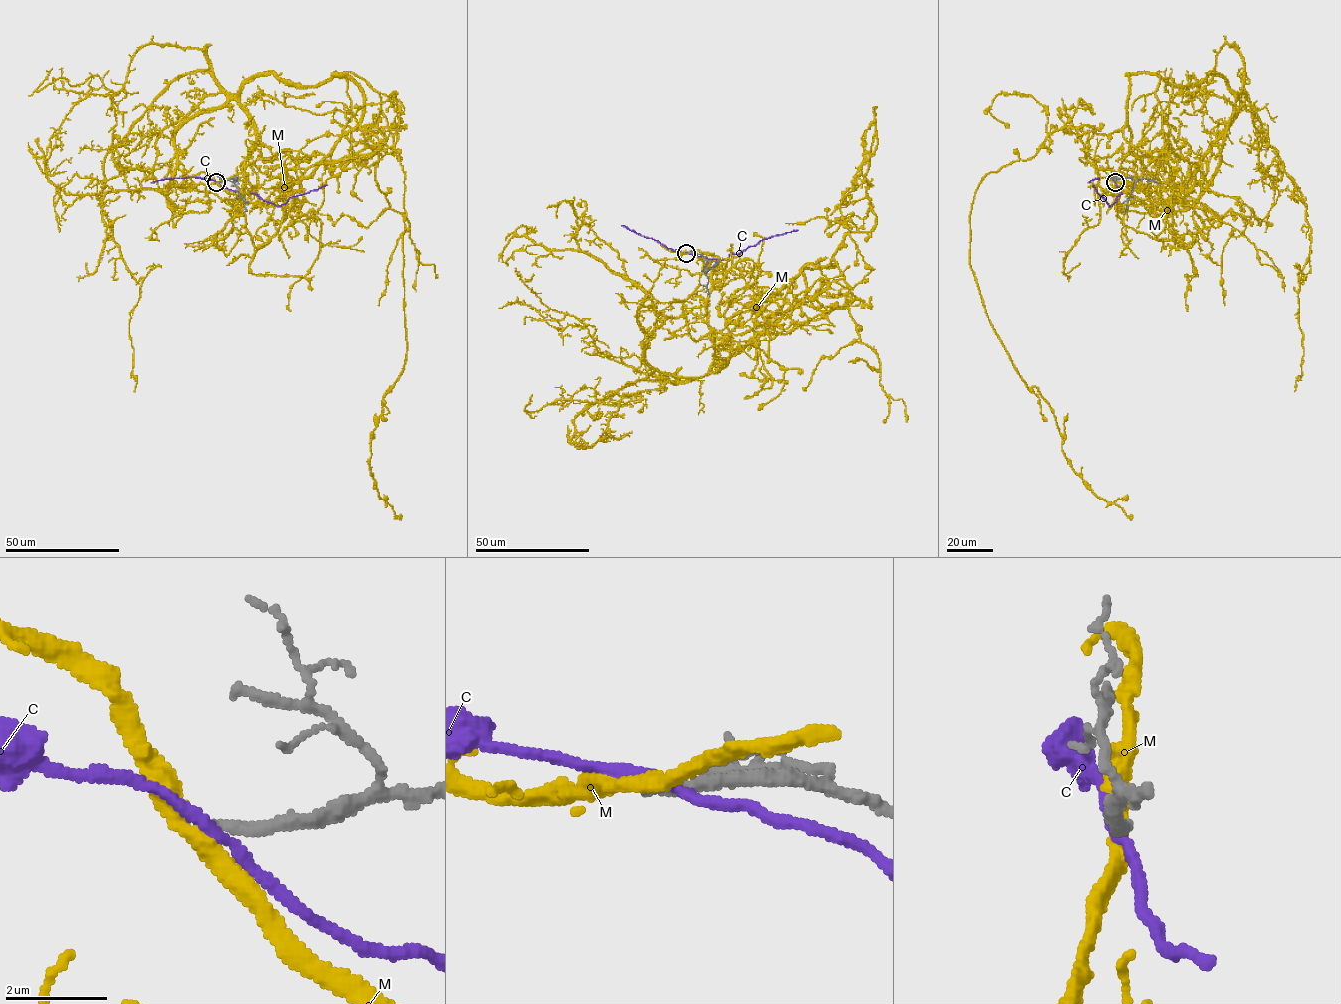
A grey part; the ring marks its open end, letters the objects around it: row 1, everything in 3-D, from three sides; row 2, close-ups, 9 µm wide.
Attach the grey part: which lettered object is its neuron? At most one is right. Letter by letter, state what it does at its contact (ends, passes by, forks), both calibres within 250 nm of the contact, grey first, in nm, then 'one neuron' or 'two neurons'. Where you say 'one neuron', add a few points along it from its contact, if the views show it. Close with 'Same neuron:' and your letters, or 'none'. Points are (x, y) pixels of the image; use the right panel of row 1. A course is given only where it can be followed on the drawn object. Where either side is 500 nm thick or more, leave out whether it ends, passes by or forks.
C: it passes by; 300 nm thick on the grey side, 200 nm on the other; two neurons
M: it passes by; 260 nm thick on the grey side, 320 nm on the other; two neurons
Same neuron: none

